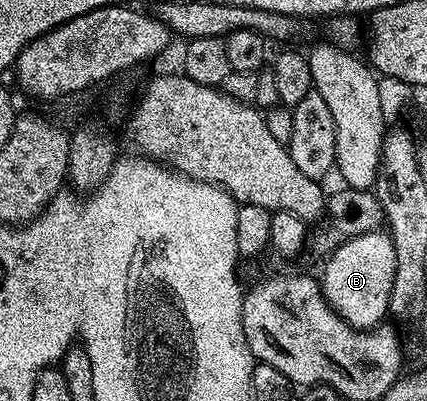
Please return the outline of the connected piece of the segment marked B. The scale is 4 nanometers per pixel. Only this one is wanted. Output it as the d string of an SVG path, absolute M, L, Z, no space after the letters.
M387 233L359 234L357 238L351 238L327 255L325 262L328 263L324 266L324 278L322 277L324 298L339 318L346 320L356 330L371 330L373 326L381 325L389 317L388 301L390 288L394 288L396 257L394 244Z

